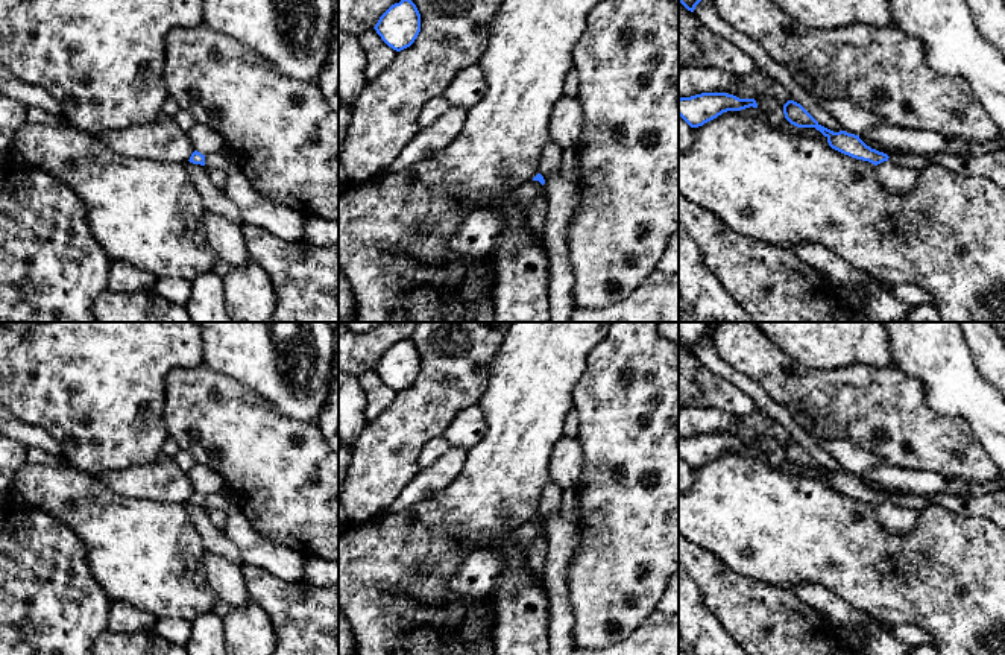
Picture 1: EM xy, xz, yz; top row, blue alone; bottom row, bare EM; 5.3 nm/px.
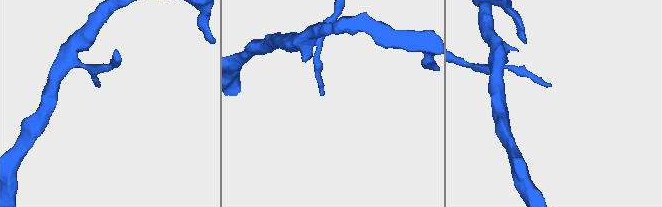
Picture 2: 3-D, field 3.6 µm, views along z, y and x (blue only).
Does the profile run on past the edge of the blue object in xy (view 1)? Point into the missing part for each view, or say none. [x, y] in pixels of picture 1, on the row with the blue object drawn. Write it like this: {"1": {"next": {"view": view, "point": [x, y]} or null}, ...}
{"1": {"next": null}}

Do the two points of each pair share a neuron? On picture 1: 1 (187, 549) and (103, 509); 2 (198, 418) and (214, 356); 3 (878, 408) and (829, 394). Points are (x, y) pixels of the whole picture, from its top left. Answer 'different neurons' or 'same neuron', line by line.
1: same neuron
2: different neurons
3: same neuron

